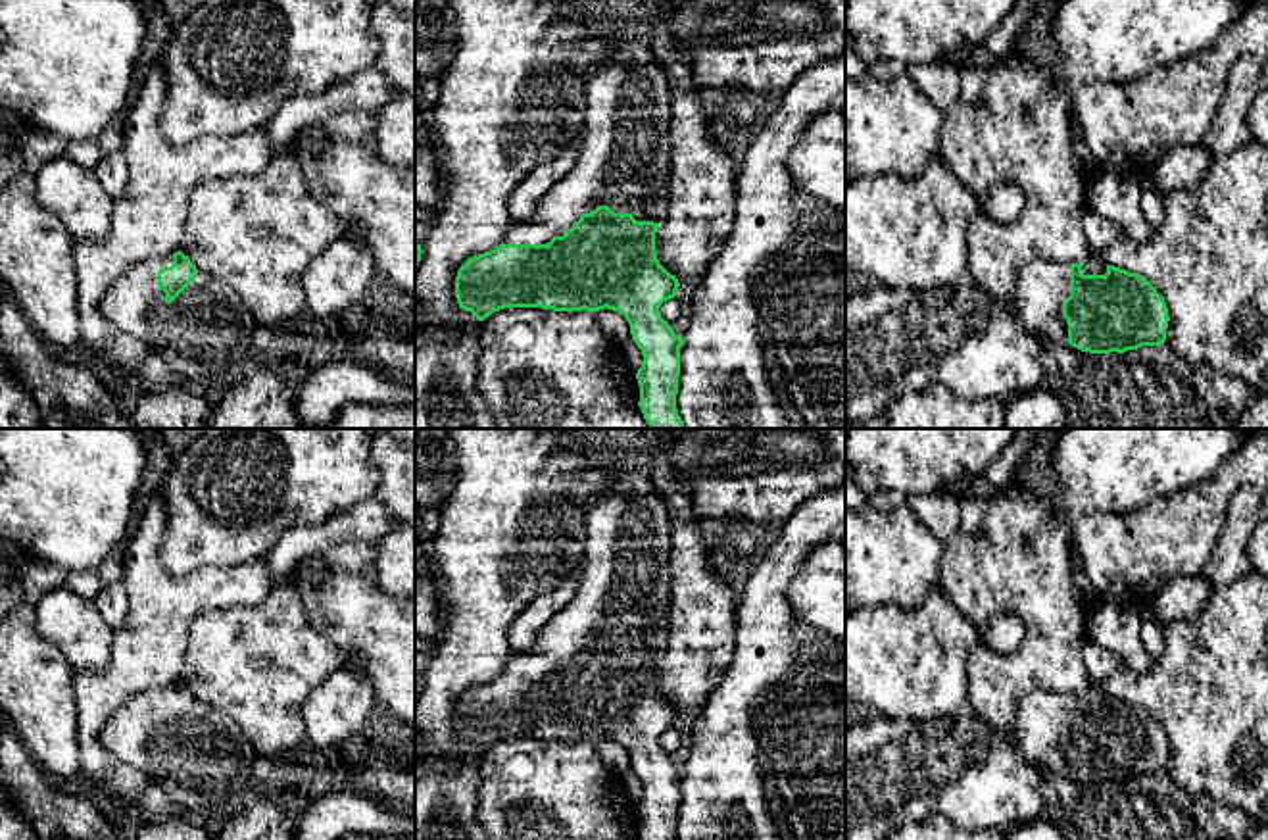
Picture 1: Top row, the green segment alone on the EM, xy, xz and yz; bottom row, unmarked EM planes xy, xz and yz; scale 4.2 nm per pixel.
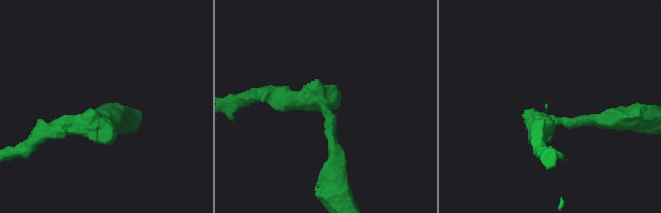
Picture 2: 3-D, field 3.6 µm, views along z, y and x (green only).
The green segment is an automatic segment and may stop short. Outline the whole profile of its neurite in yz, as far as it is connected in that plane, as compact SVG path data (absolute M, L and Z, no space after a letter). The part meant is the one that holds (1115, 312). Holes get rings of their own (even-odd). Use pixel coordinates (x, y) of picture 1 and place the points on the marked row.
M1091 256L1084 263L1037 259L1022 265L1009 308L1041 344L1059 342L1089 354L1160 346L1170 321L1164 298L1145 277Z

